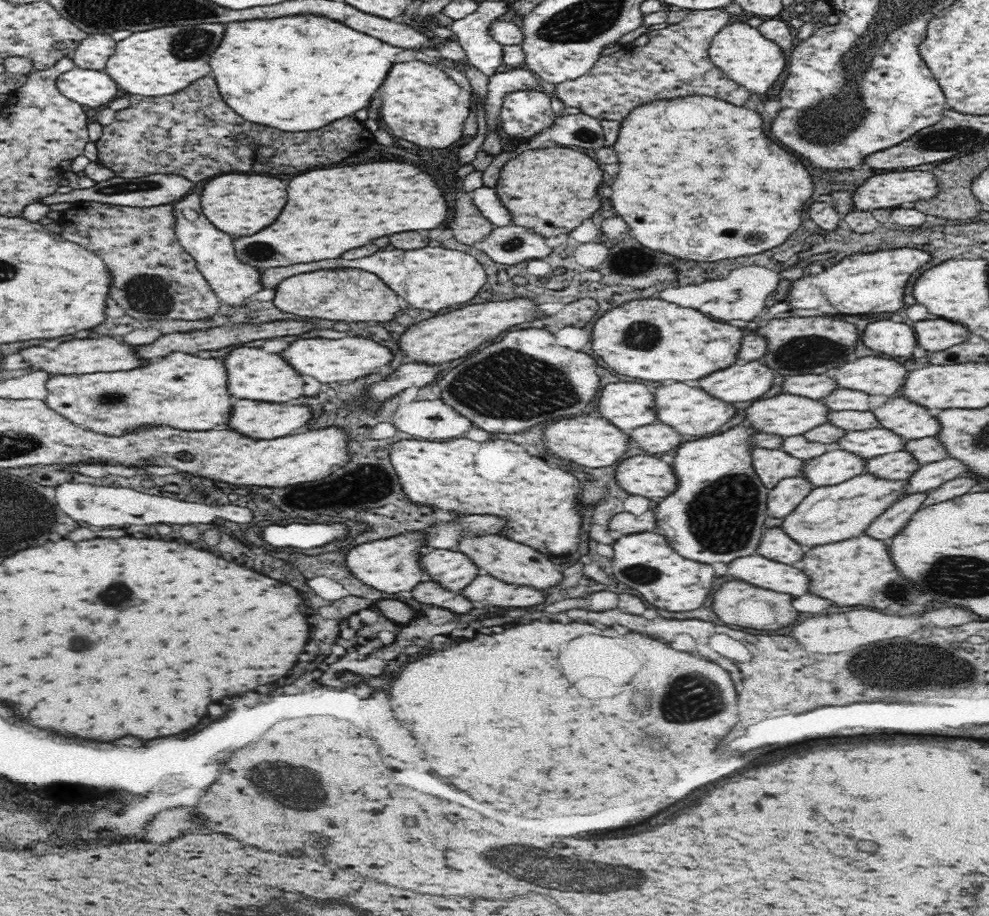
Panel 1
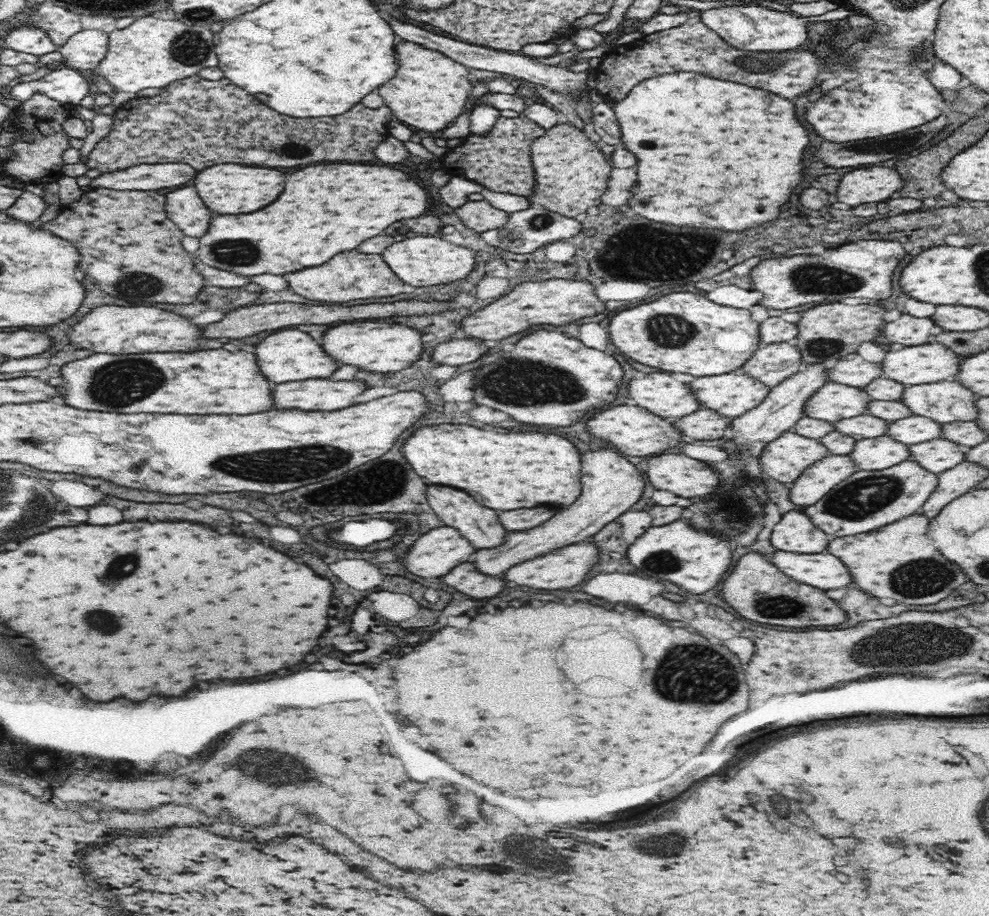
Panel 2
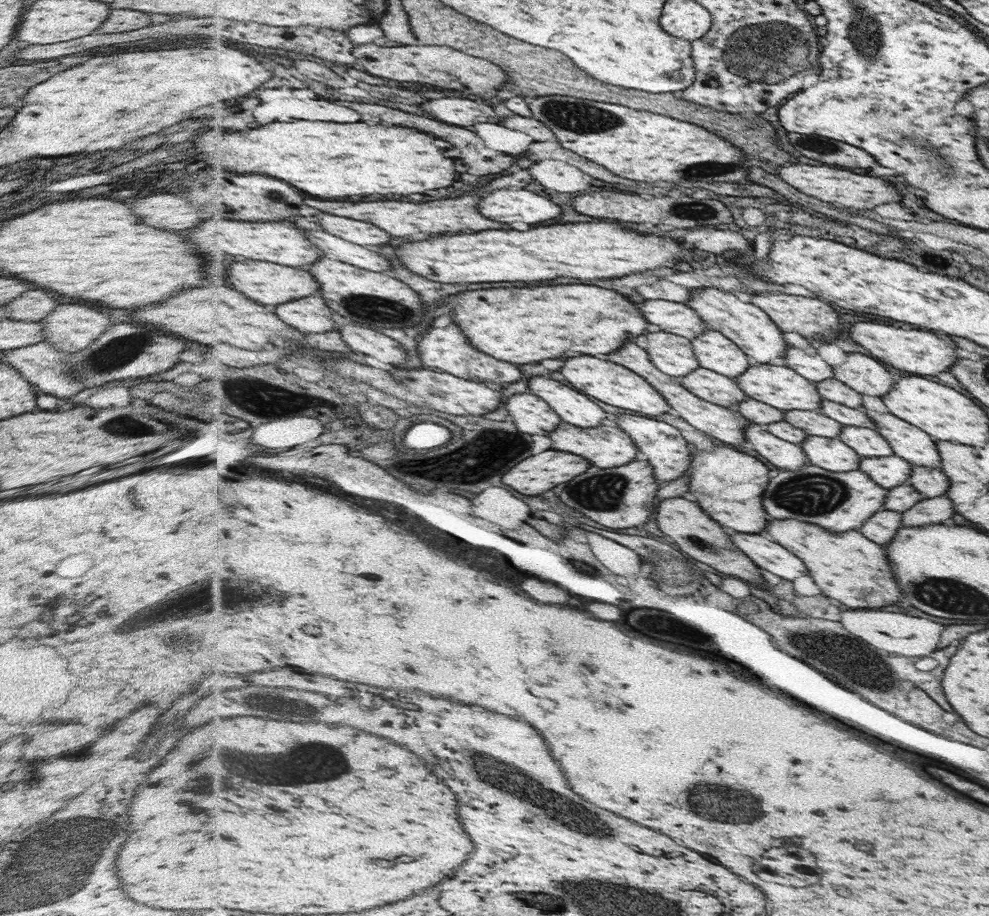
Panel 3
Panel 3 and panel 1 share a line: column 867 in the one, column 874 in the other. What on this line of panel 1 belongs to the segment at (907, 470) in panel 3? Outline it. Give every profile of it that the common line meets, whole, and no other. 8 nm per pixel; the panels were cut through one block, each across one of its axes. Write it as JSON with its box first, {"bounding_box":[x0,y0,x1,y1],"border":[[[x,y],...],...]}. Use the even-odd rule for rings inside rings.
{"bounding_box":[865,451,920,480],"border":[[[908,451],[891,452],[867,460],[865,473],[892,480],[908,480],[920,468],[920,460]]]}

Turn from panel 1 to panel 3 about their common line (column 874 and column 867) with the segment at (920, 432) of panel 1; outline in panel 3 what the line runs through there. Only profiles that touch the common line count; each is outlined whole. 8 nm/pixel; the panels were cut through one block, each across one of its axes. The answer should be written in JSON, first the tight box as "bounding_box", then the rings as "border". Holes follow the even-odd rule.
{"bounding_box":[866,410,942,468],"border":[[[866,410],[867,415],[875,422],[877,432],[882,433],[891,443],[896,456],[903,457],[912,465],[942,468],[942,455],[938,449],[938,443],[930,433],[900,417],[890,413],[880,413],[874,410]]]}

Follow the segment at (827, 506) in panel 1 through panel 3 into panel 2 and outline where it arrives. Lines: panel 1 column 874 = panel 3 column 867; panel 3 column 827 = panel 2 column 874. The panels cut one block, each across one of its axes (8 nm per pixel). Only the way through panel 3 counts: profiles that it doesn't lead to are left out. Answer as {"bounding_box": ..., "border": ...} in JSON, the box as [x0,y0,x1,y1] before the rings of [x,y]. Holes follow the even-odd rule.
{"bounding_box":[802,459,938,536],"border":[[[910,459],[890,468],[860,470],[844,478],[816,504],[802,508],[802,511],[816,516],[816,524],[820,524],[820,528],[824,528],[824,532],[832,536],[852,536],[860,532],[870,532],[920,511],[938,486],[938,477],[922,467],[918,461]]]}

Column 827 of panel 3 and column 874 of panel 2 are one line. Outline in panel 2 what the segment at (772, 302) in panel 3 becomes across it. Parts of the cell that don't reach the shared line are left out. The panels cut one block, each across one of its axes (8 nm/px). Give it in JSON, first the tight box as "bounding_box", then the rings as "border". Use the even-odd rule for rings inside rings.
{"bounding_box":[792,302,886,367],"border":[[[840,302],[822,303],[801,313],[796,323],[799,334],[792,342],[801,350],[804,364],[825,364],[834,367],[856,353],[859,345],[874,341],[884,325],[886,310],[878,304],[848,305]]]}

